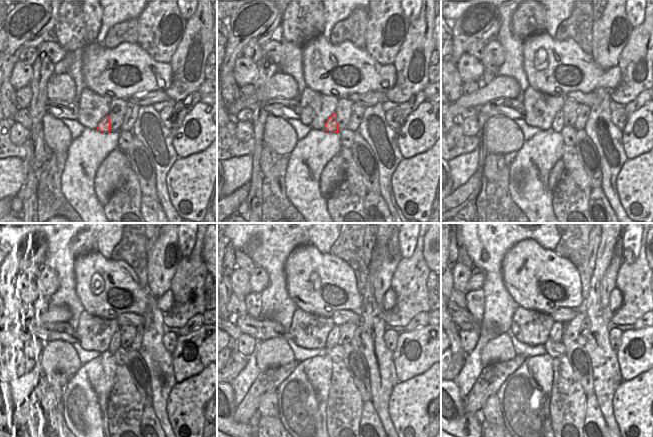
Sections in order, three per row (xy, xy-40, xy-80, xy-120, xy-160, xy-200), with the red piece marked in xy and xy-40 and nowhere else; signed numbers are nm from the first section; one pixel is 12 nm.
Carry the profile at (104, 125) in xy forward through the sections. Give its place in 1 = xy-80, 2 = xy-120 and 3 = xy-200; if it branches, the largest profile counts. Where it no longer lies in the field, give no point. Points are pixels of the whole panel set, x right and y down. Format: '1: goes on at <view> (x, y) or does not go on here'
1: goes on at xy-80 (558, 123)
2: goes on at xy-120 (115, 342)
3: goes on at xy-200 (557, 330)

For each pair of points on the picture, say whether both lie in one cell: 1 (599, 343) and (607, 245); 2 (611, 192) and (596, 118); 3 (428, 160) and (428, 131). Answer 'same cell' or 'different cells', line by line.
1: same cell
2: same cell
3: different cells

